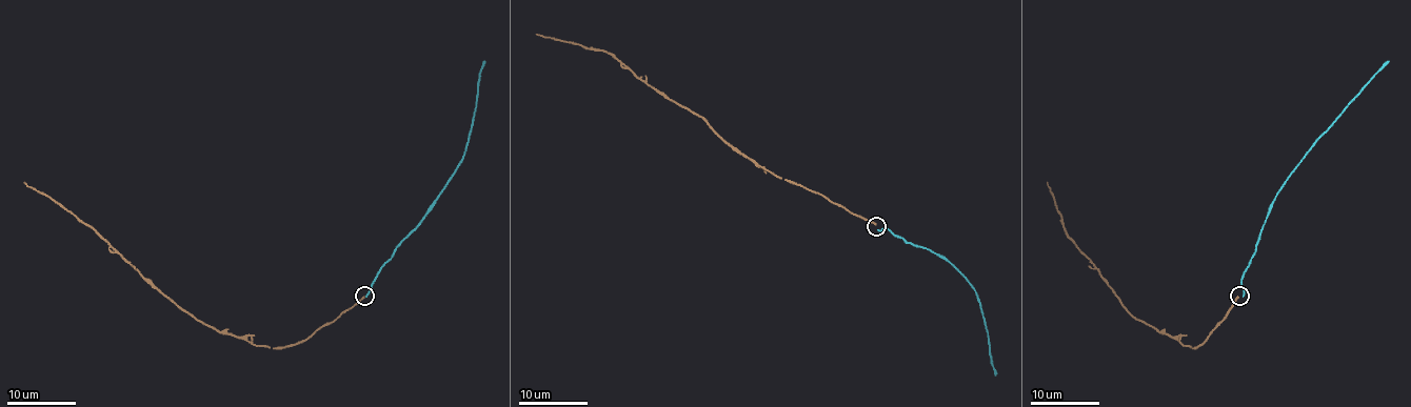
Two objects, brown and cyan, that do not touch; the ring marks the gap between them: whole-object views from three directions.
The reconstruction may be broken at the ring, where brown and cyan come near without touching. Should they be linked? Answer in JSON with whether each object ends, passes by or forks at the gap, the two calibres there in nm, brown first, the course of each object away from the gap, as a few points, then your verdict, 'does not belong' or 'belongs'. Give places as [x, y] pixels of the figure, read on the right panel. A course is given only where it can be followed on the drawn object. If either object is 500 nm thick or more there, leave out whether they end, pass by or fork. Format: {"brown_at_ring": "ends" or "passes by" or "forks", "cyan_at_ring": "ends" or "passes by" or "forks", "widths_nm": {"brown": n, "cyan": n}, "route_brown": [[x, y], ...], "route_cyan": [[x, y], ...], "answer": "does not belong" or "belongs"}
{"brown_at_ring": "ends", "cyan_at_ring": "ends", "widths_nm": {"brown": 190, "cyan": 180}, "route_brown": [[1237, 296], [1198, 347], [1184, 345], [1170, 336], [1159, 333], [1124, 306], [1094, 264], [1072, 242], [1048, 181]], "route_cyan": [[1243, 296], [1241, 277], [1255, 252], [1269, 205], [1291, 170], [1388, 60]], "answer": "does not belong"}

